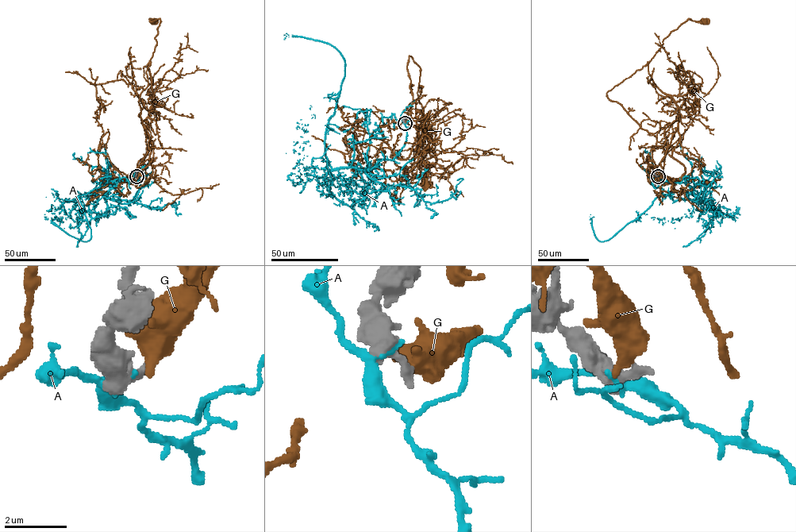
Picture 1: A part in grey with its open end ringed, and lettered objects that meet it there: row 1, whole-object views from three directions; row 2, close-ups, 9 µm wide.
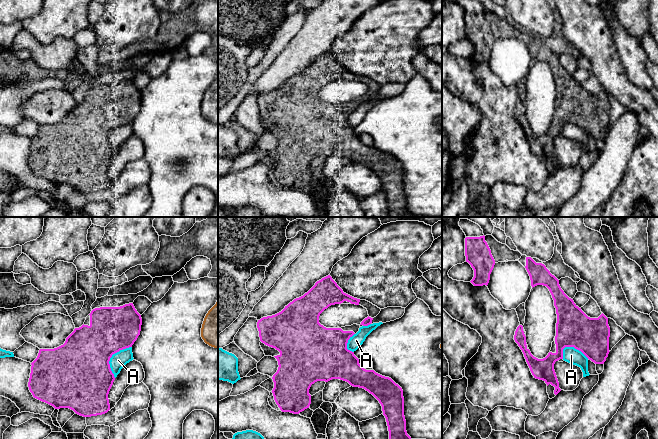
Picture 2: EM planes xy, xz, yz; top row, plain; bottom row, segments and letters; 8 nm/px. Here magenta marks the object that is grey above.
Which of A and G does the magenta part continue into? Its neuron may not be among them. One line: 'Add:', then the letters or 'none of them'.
Add: none of them

